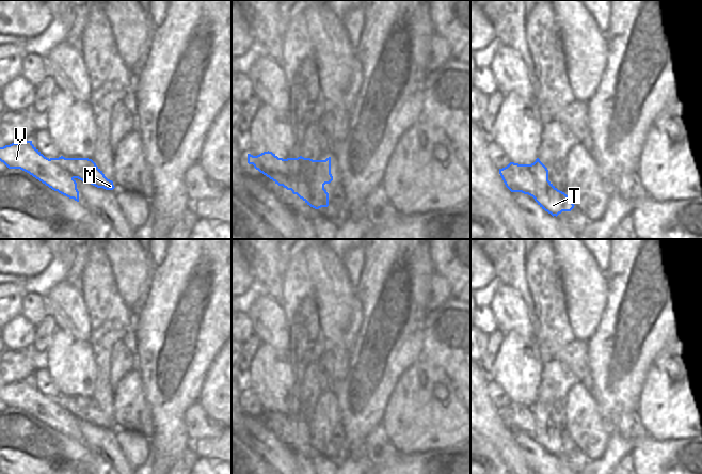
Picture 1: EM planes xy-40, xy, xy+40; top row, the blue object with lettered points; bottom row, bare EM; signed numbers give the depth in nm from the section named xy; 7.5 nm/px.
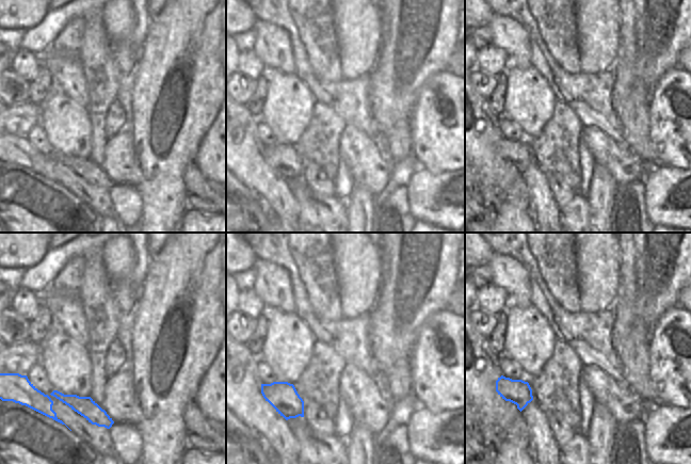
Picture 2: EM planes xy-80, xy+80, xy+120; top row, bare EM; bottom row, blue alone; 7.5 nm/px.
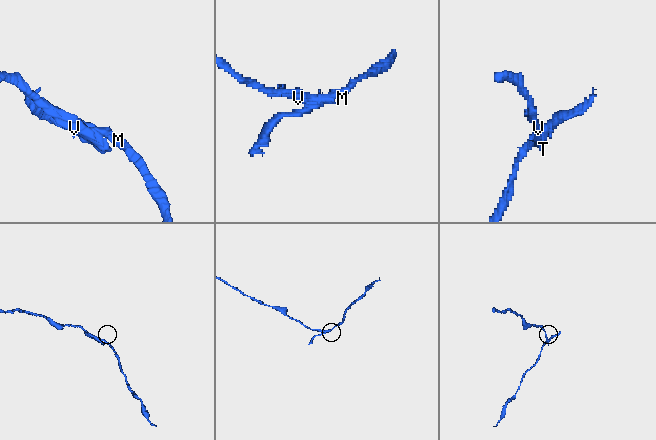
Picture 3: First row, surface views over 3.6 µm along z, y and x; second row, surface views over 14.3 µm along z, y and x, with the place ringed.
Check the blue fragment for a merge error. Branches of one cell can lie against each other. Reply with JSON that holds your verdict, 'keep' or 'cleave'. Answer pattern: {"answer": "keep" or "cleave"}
{"answer": "cleave"}

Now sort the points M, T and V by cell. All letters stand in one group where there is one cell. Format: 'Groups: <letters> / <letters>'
Groups: M T / V

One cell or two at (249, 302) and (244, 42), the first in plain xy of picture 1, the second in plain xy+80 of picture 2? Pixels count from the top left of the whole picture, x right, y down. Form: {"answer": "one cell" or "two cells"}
{"answer": "one cell"}

